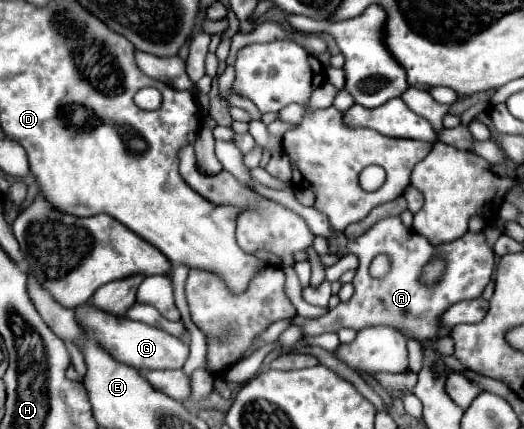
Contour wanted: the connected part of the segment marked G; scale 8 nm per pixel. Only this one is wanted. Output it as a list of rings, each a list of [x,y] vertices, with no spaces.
[[[81,305],[75,309],[77,319],[81,321],[85,333],[101,343],[103,349],[109,349],[109,353],[129,367],[141,369],[141,371],[153,371],[153,369],[181,369],[189,357],[189,345],[185,345],[181,339],[157,329],[149,327],[139,321],[131,321],[127,317],[111,317],[109,313],[97,311],[91,305]]]

